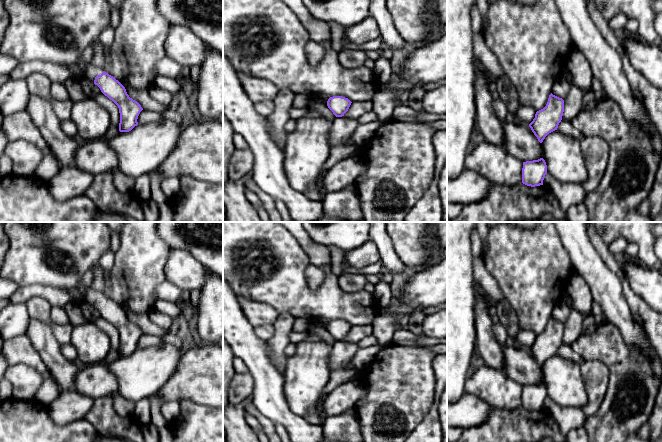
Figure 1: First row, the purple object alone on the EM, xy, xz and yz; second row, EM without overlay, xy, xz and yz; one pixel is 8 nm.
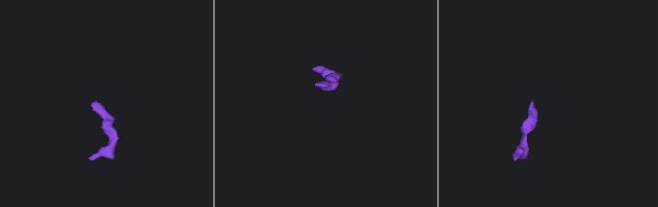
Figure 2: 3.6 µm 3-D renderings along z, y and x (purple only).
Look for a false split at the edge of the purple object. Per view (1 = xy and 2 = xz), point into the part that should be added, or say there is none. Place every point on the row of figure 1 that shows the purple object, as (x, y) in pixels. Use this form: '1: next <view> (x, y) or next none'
1: next xy (57, 31)
2: next none

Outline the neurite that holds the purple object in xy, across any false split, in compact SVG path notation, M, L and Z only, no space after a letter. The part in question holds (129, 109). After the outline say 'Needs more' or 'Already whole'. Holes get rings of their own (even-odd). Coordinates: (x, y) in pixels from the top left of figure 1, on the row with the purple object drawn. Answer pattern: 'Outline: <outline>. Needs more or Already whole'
Outline: M4 0L4 7L9 14L9 24L0 47L0 54L12 57L18 63L28 61L47 61L64 67L78 67L83 77L97 85L101 92L119 108L120 132L129 132L138 125L137 119L143 110L141 105L129 97L125 87L101 68L81 60L81 53L99 40L102 31L110 24L111 5L106 0Z. Needs more

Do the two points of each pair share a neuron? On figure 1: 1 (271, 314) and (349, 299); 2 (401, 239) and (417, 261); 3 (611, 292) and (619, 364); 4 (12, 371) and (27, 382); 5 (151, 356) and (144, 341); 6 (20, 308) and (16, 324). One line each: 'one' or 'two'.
1: two
2: one
3: two
4: one
5: two
6: one

